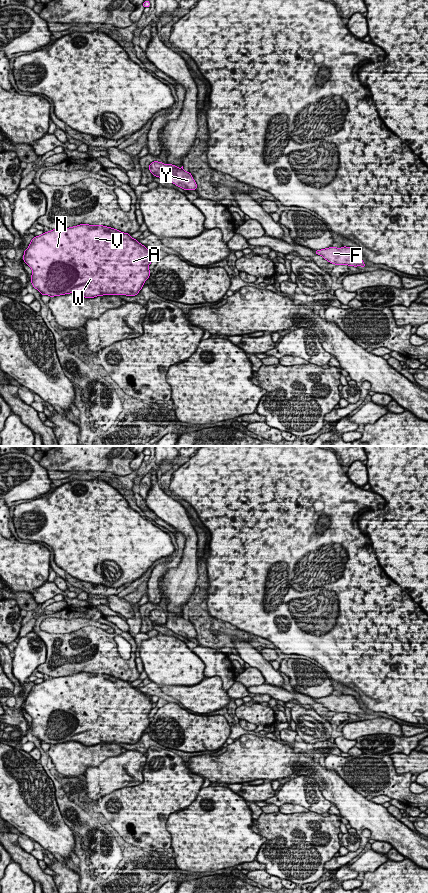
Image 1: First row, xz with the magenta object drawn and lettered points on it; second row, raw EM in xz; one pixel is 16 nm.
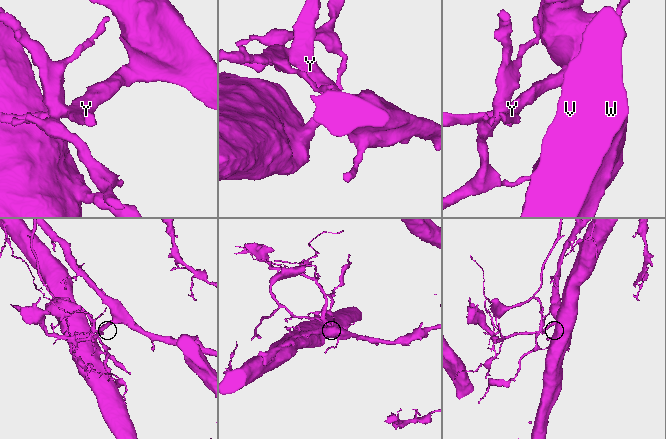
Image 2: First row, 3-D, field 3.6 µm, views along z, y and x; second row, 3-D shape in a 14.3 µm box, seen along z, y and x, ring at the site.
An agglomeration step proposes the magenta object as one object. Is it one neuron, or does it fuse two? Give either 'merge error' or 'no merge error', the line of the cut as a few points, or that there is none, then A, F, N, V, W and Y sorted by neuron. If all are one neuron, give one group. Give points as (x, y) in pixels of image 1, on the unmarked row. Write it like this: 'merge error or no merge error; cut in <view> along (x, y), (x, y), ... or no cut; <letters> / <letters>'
merge error; cut in xz along (167, 613), (167, 619), (163, 623), (154, 623); A N V W / F Y

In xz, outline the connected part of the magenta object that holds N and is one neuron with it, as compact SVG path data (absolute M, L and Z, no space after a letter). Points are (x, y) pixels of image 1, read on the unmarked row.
M80 672L77 674L52 677L35 684L24 699L23 709L31 716L31 731L42 743L50 745L70 741L85 746L103 743L135 744L150 724L149 713L152 710L151 698L133 687L130 682L103 673Z

